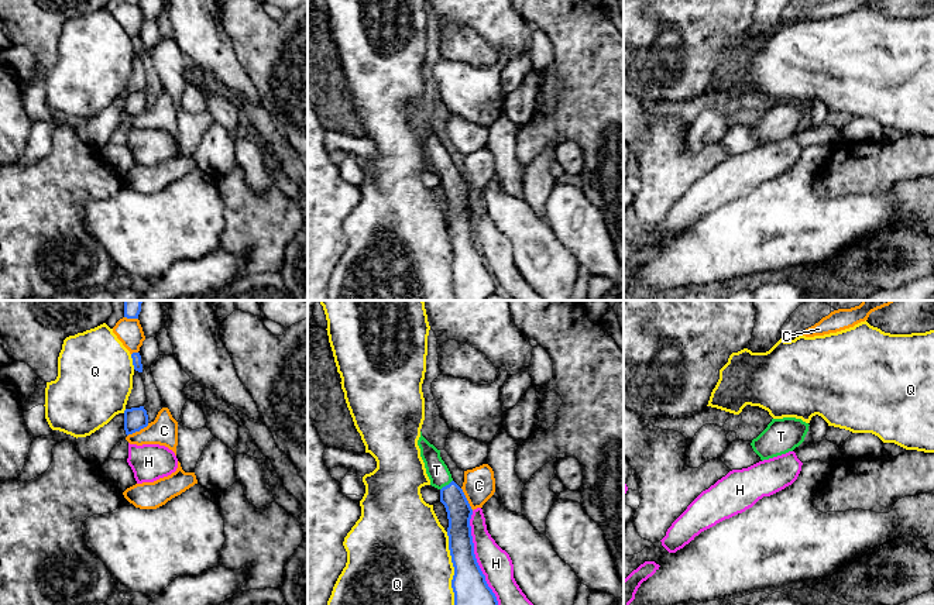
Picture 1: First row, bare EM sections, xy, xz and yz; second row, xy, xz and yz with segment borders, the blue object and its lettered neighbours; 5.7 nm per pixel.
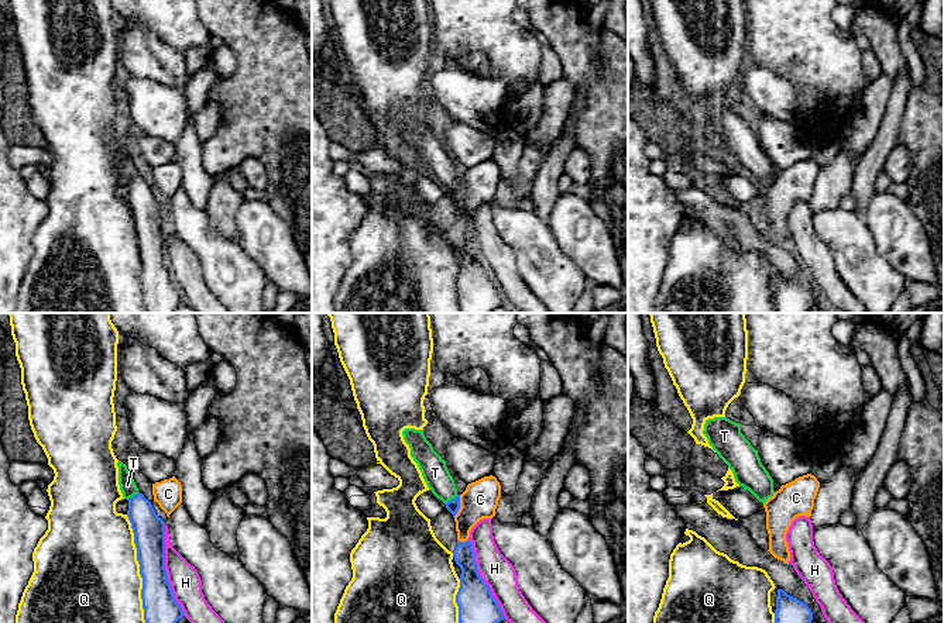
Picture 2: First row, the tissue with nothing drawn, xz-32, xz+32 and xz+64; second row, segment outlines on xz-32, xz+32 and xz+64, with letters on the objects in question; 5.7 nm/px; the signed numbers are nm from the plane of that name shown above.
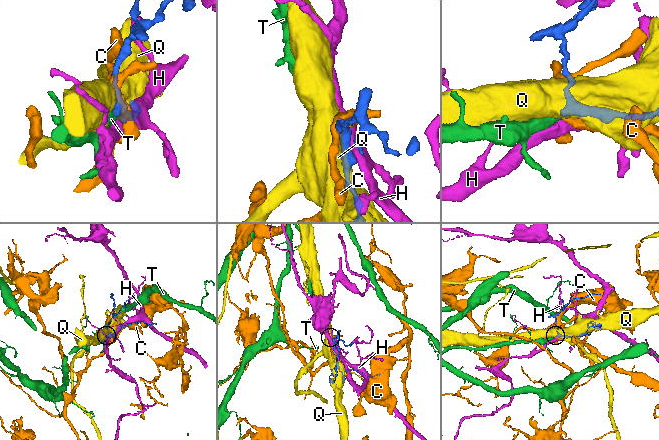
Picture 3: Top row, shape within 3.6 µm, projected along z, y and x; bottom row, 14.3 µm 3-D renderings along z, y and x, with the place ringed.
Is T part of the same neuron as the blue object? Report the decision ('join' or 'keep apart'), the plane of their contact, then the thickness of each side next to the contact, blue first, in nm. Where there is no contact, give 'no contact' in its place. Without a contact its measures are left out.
join; meets blue in xz; 140 nm thick on the blue side, 120 nm on the other

